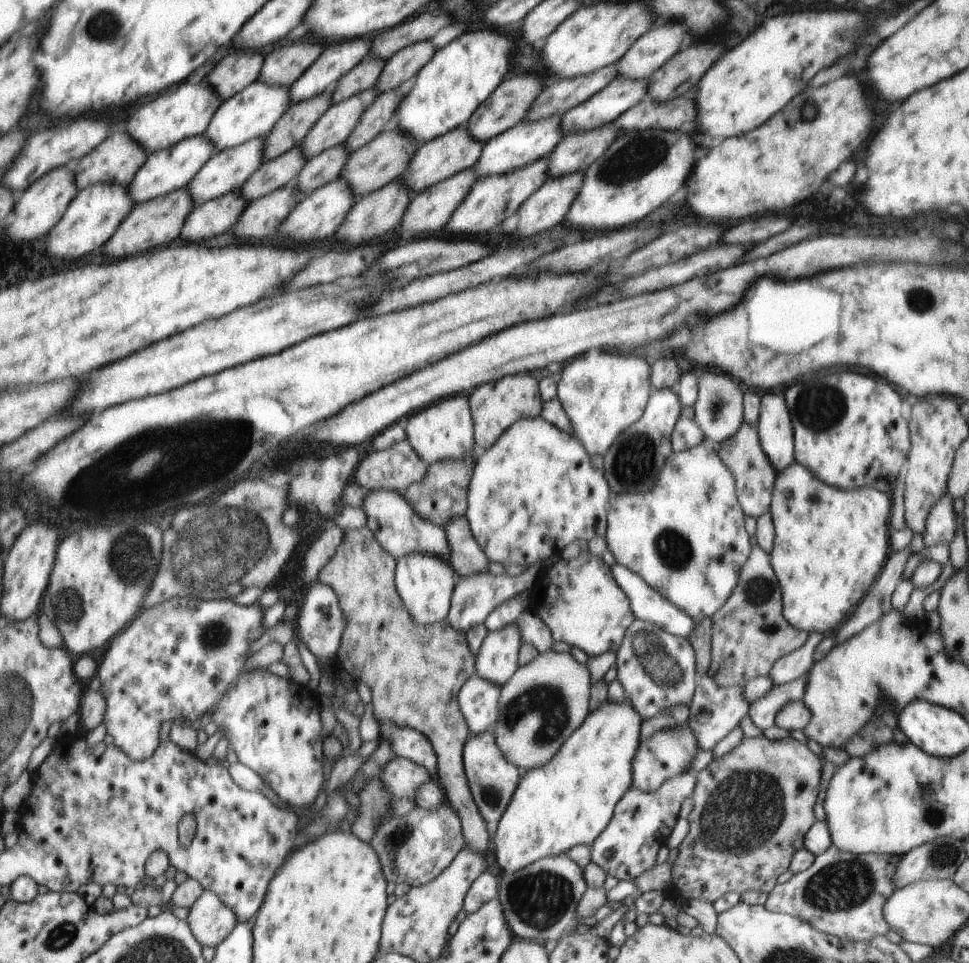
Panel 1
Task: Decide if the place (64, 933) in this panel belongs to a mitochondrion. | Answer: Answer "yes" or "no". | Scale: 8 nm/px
yes

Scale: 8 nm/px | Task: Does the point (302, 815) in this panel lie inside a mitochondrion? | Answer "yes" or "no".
no

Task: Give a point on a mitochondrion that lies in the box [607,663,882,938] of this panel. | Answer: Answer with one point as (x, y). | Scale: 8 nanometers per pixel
(742, 812)

